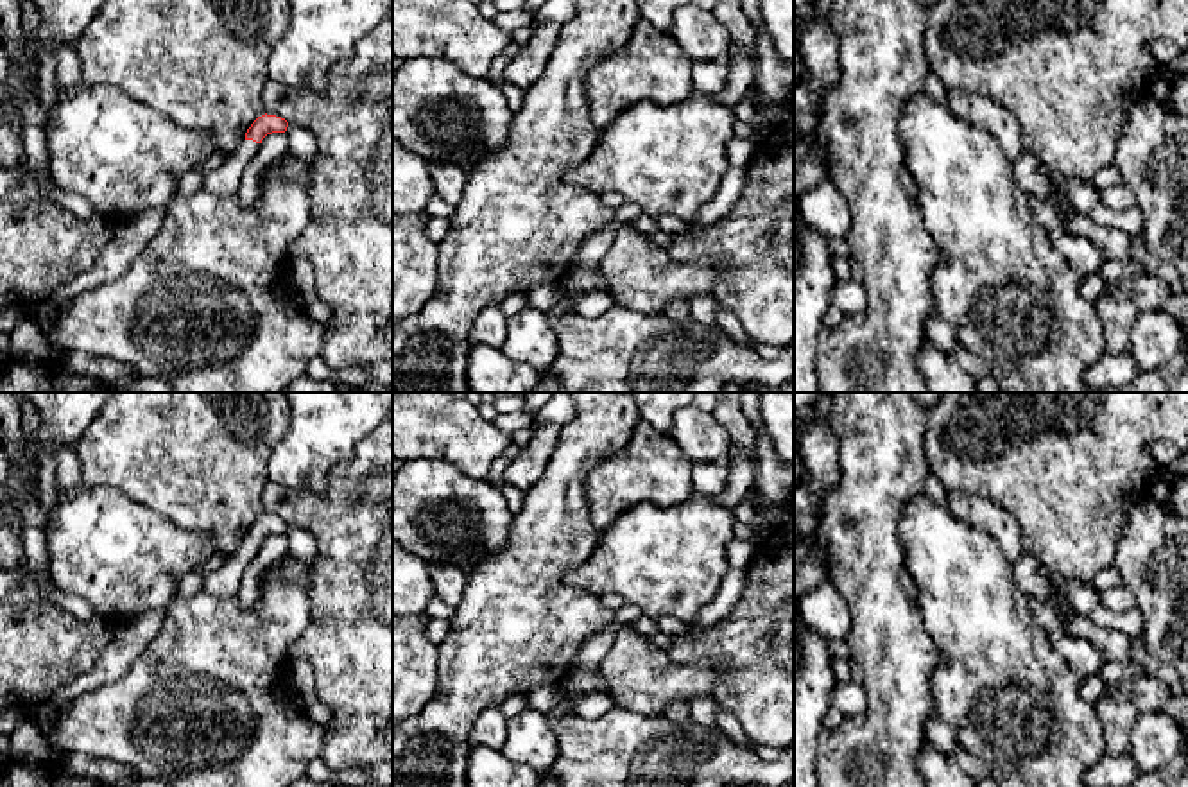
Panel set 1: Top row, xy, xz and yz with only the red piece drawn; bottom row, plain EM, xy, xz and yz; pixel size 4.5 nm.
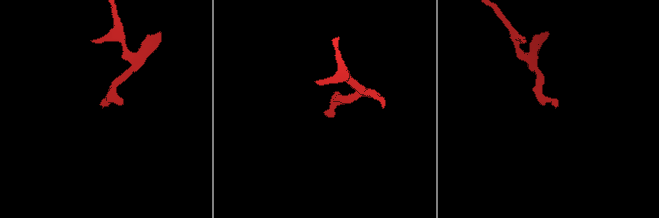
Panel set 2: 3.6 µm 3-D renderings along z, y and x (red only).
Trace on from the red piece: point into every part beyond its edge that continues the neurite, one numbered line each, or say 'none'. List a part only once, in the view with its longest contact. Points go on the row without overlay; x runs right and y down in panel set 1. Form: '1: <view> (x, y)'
1: xy (224, 581)

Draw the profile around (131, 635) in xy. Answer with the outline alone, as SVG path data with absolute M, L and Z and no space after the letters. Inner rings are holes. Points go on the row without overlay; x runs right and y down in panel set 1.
M152 610L115 622L113 642L104 649L95 667L73 683L59 688L48 705L68 706L75 697L106 687L122 678L143 649L158 636L165 610Z

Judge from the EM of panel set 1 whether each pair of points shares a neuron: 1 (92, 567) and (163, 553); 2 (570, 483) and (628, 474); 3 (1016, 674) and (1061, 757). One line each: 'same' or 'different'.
1: same
2: different
3: same

